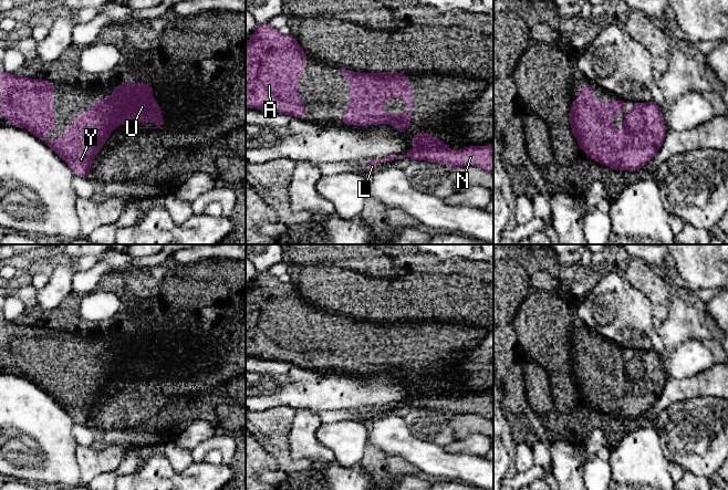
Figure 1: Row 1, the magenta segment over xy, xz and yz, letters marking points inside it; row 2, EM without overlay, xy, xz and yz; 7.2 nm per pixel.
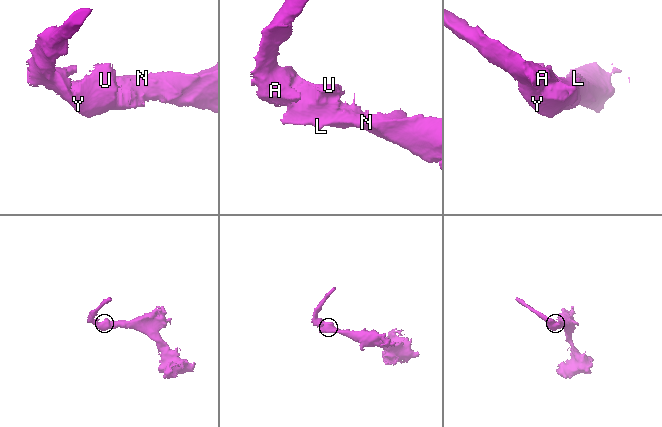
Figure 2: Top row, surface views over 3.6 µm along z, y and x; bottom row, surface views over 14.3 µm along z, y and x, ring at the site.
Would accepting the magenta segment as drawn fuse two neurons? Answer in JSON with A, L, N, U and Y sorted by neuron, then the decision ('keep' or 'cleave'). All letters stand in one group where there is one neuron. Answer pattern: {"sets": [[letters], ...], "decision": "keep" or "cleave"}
{"sets": [["A", "L", "N", "U", "Y"]], "decision": "keep"}

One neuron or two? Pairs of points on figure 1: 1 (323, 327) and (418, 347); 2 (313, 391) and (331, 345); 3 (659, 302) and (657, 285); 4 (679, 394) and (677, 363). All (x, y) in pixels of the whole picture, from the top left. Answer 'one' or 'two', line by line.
1: one
2: two
3: one
4: two

